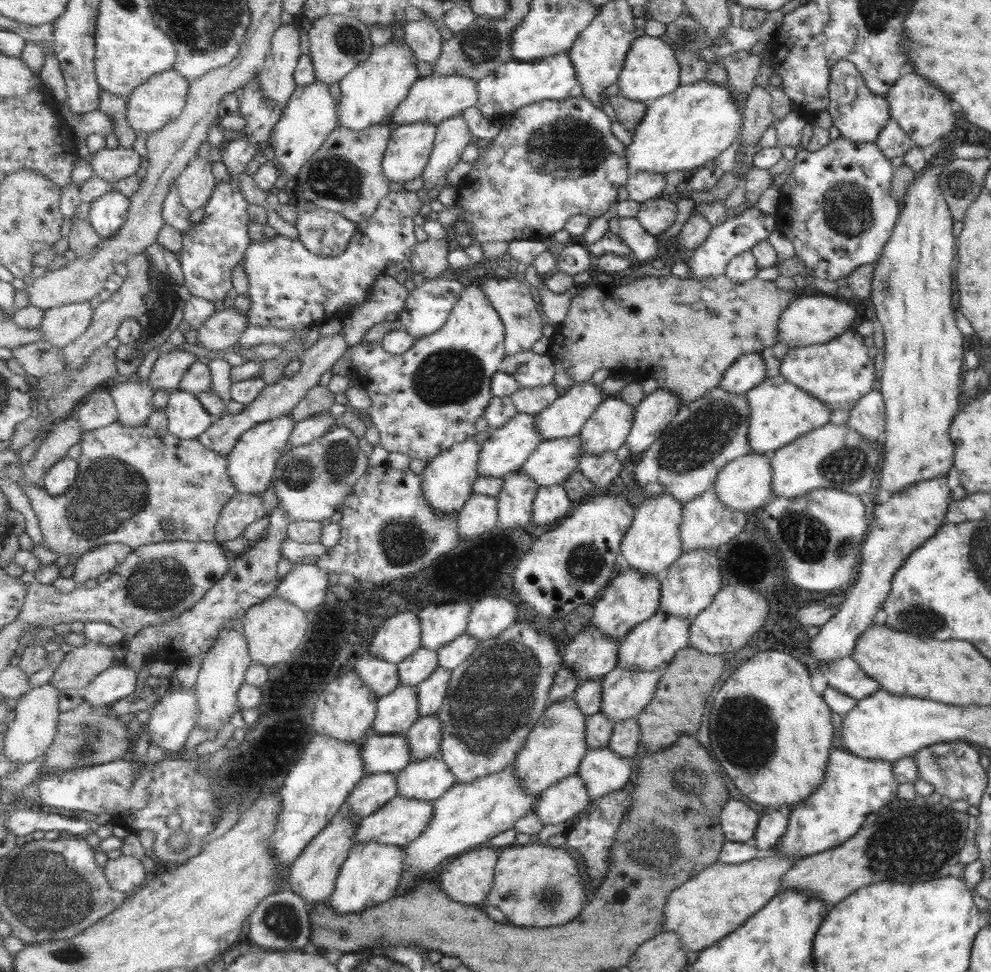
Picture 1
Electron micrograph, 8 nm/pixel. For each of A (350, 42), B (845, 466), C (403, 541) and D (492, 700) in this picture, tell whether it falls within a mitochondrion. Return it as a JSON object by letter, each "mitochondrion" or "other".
{"A":"mitochondrion","B":"mitochondrion","C":"mitochondrion","D":"mitochondrion"}

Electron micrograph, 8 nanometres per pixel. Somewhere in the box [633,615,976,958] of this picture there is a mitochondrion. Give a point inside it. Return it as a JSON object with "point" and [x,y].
{"point":[911,848]}

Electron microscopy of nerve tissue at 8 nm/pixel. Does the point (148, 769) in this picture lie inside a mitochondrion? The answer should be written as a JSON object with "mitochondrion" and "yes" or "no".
{"mitochondrion":"no"}

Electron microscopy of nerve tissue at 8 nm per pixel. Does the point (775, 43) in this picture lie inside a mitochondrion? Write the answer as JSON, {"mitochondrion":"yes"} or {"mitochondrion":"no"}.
{"mitochondrion":"no"}

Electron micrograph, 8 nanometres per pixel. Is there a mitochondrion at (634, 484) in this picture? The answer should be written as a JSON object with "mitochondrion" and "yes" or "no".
{"mitochondrion":"no"}

